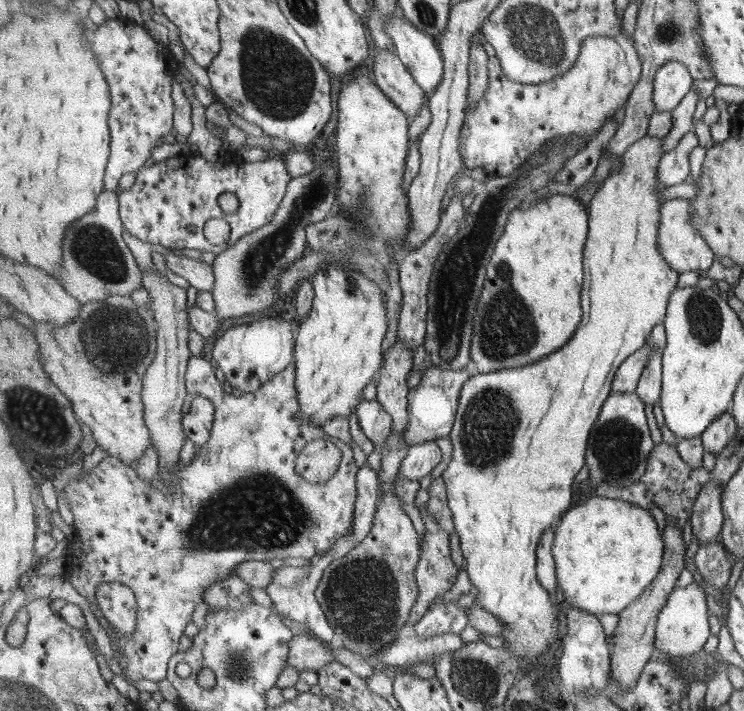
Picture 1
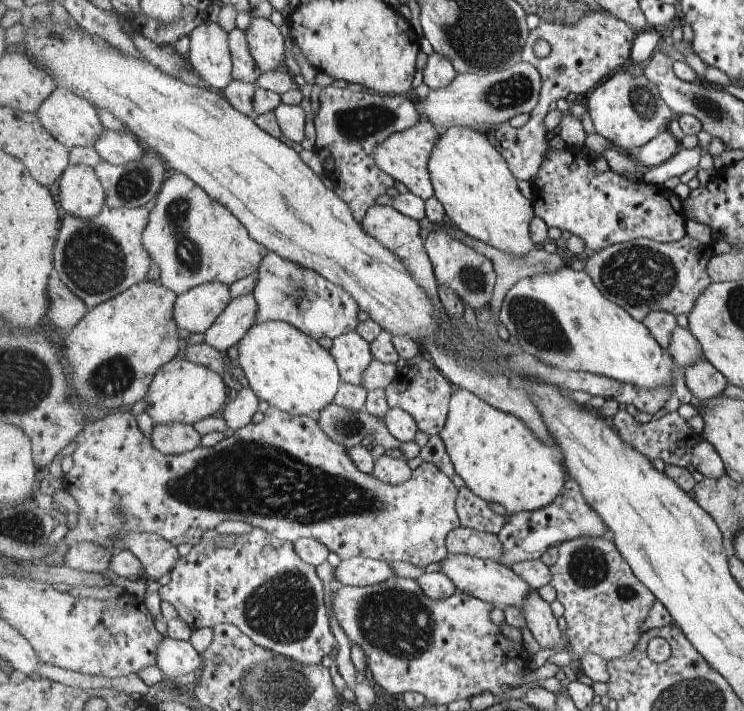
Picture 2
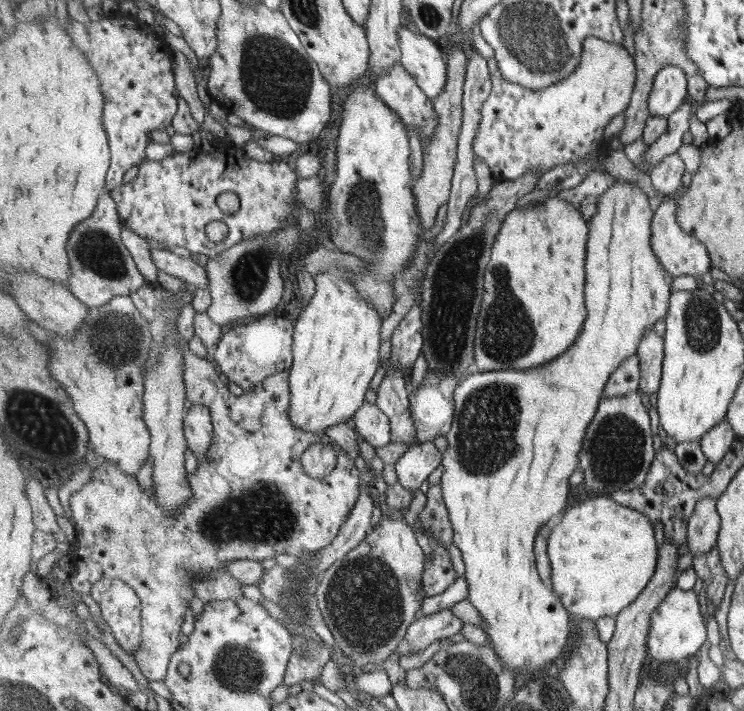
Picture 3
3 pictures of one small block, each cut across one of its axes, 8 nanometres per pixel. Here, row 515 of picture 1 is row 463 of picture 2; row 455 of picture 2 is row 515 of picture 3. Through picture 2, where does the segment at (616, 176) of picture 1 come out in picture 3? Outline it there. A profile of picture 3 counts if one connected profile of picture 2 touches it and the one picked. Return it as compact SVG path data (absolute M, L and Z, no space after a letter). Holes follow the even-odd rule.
M619 179L613 188L607 190L600 200L598 214L590 221L590 238L587 246L586 258L586 305L587 320L583 324L583 330L577 338L577 342L571 346L571 349L562 355L559 359L547 362L545 366L531 368L529 370L505 369L496 371L478 372L474 375L467 375L461 380L455 389L455 420L447 437L449 447L443 452L444 472L442 474L443 498L449 510L449 518L454 528L454 544L461 552L462 560L466 568L466 582L468 587L468 600L475 606L482 619L482 630L490 638L490 647L501 656L501 662L517 674L518 683L526 681L527 677L541 672L546 672L550 664L555 664L563 656L567 656L571 649L571 638L577 634L575 618L567 610L562 600L553 592L551 587L547 587L541 579L536 564L535 541L539 534L539 529L543 528L545 523L554 523L561 517L566 510L569 502L569 476L573 475L579 468L579 453L583 449L583 437L587 433L587 427L591 421L595 420L599 403L603 400L603 391L609 381L611 374L622 365L623 361L633 355L638 354L639 343L645 337L647 330L657 324L657 321L666 318L670 309L671 281L673 276L661 266L659 258L655 256L653 244L651 244L651 235L653 235L653 208L651 198L643 193L637 186L629 183L627 180Z

